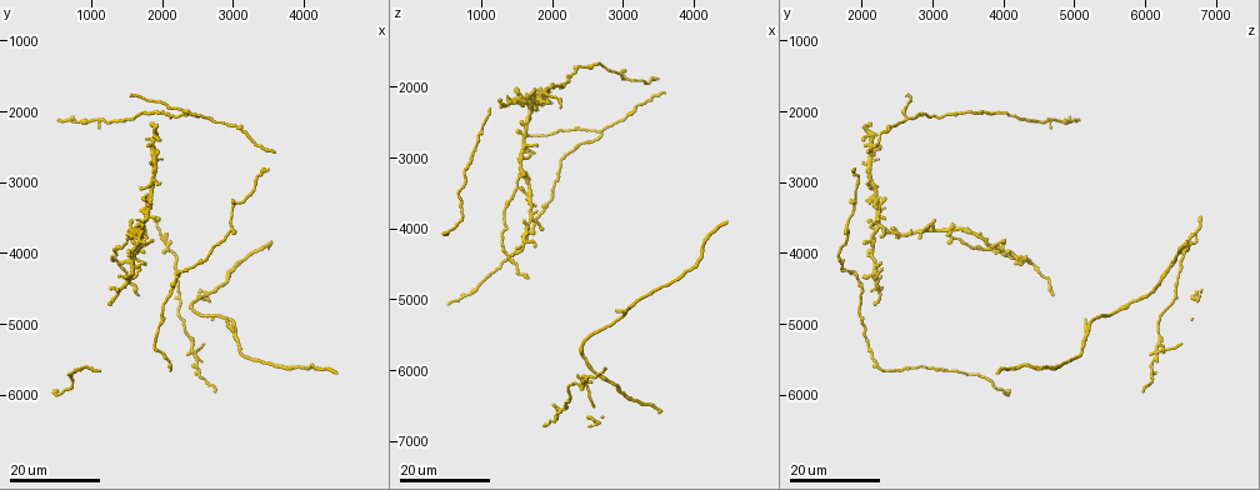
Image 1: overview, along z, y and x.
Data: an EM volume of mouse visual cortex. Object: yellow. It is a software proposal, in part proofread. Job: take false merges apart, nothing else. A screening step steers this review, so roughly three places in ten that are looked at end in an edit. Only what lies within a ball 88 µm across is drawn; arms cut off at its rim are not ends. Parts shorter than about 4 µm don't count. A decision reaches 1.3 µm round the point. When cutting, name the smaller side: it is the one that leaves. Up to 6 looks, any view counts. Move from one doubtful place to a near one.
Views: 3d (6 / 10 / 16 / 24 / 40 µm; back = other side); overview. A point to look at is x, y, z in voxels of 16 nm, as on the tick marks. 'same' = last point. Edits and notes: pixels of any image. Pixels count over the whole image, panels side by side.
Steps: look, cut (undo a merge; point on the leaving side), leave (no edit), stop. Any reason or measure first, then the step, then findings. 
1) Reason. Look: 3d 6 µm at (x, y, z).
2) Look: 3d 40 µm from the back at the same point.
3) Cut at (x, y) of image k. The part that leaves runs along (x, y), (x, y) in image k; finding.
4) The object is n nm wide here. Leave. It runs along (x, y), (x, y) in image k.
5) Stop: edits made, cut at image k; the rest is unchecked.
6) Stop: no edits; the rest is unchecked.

Three-way junction. Look: 3d 16 µm at (1700, 3650, 2200).

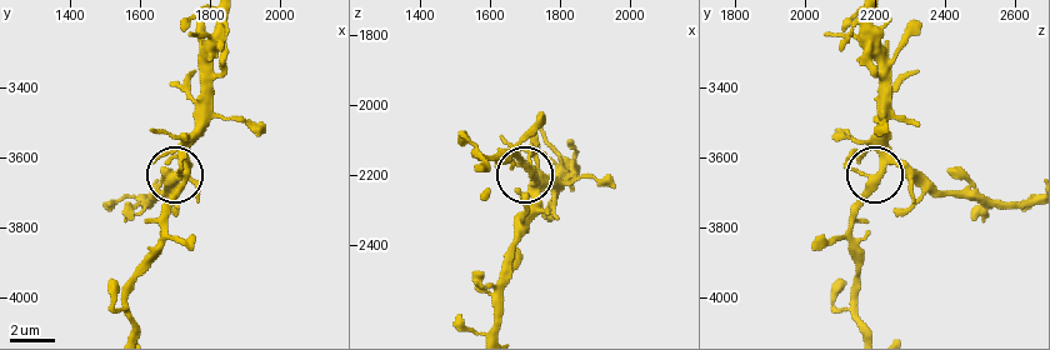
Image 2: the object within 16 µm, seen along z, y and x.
Look: 3d 10 µm at (1730, 3670, 2190).

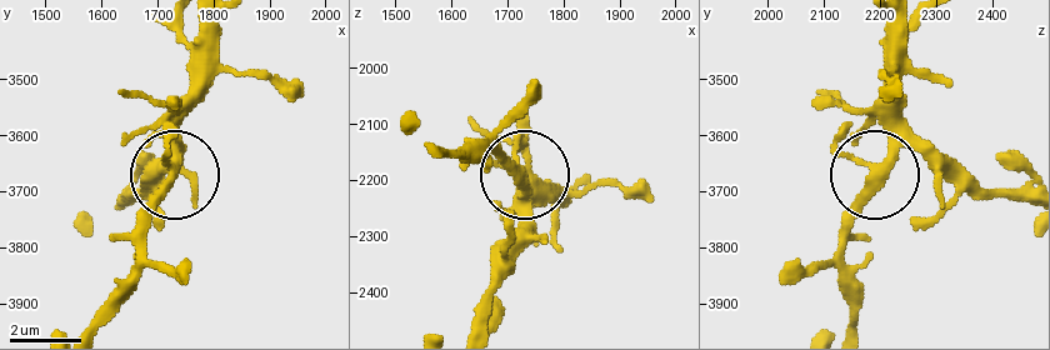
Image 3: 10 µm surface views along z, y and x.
Closer look. Look: 3d 6 µm at (1725, 3670, 2185).

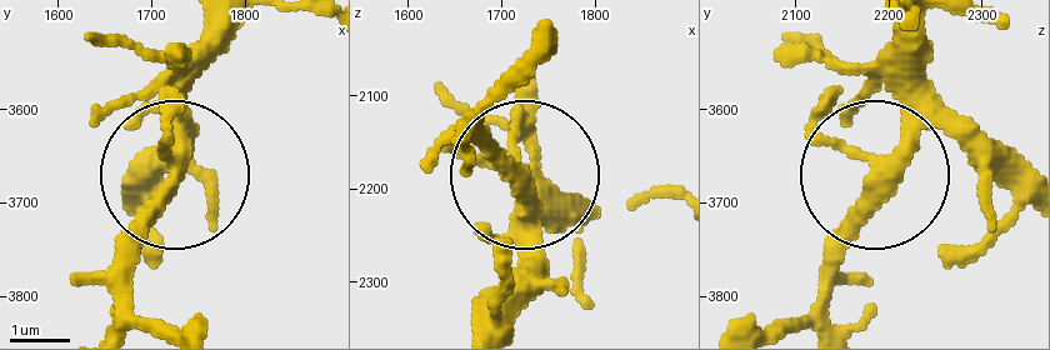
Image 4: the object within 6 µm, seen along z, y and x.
3 arms meet here. Leave. All the same cell.

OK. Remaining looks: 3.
Three-way junction. Look: 3d 24 µm at (2650, 2100, 2650).

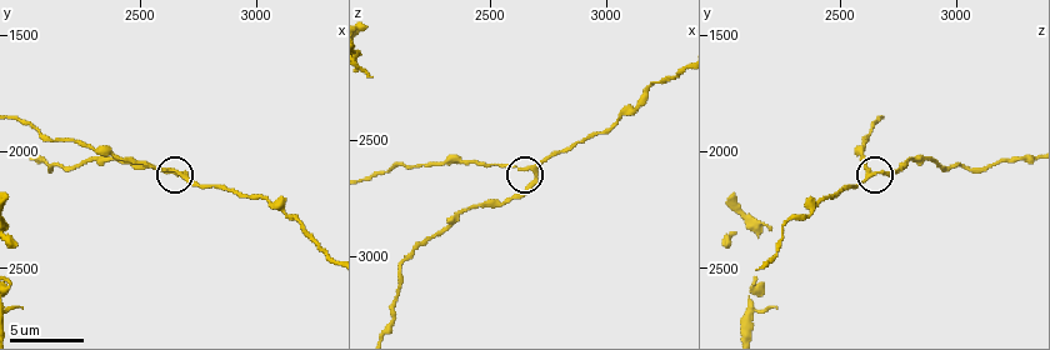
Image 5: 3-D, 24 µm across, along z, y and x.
Look: 3d 10 µm at (2690, 2120, 2620).

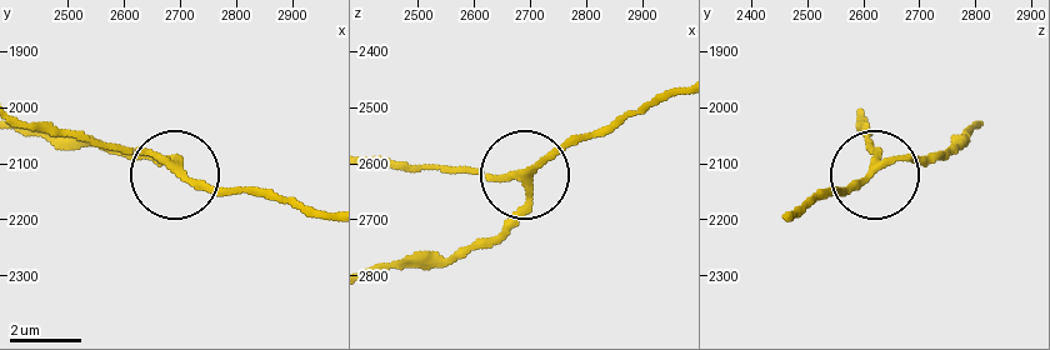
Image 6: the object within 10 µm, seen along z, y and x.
The side arm is 21 µm long. Leave. All the same cell.

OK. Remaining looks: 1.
Stop: no edits; the rest is unchecked.

